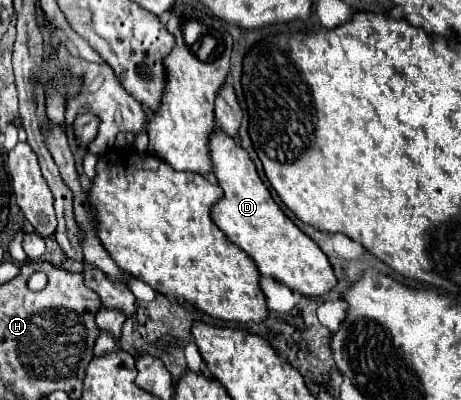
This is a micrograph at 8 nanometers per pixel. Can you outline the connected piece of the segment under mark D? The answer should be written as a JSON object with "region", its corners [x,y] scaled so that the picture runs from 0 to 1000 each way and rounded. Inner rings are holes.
{"region":[[[466,323],[453,338],[453,388],[462,438],[471,443],[484,493],[462,513],[462,553],[475,563],[501,608],[514,608],[557,663],[566,688],[614,703],[631,728],[662,743],[696,743],[731,708],[709,638],[675,603],[592,503],[588,483],[557,438],[536,378],[518,368],[488,328]]]}

